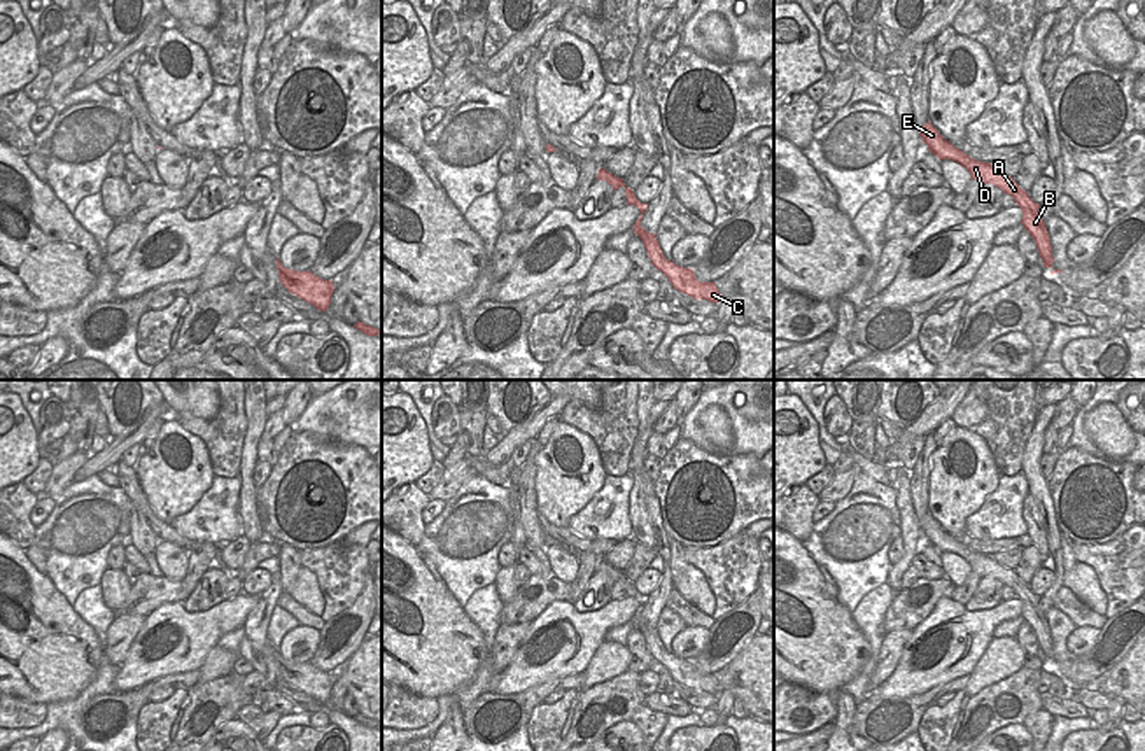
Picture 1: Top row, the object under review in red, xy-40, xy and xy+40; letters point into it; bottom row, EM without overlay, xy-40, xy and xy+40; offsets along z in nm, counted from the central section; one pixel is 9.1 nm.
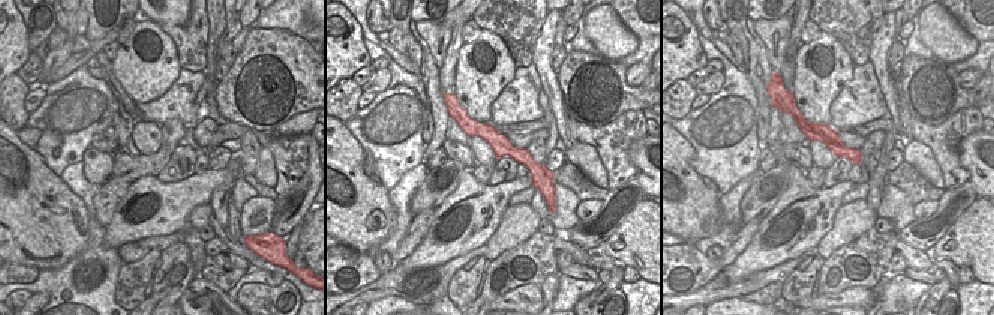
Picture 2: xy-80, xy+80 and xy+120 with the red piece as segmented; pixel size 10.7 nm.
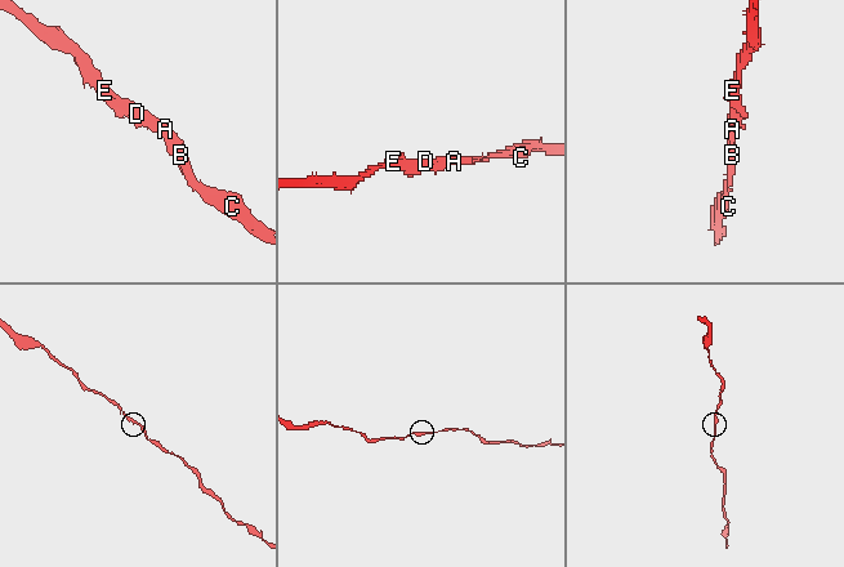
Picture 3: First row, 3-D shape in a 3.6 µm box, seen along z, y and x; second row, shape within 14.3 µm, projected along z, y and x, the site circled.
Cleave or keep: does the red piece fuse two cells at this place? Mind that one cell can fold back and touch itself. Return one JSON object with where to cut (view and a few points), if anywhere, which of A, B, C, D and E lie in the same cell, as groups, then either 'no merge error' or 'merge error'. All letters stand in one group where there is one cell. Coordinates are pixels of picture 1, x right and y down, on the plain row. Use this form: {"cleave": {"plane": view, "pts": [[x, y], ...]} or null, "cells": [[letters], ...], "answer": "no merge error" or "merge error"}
{"cleave": null, "cells": [["A", "B", "C", "D", "E"]], "answer": "no merge error"}

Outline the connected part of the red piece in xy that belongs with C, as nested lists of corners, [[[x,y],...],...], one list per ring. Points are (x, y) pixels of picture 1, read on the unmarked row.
[[[601,560],[599,565],[597,565],[597,572],[606,572],[615,583],[618,579],[623,579],[625,581],[625,588],[627,588],[627,597],[634,597],[641,602],[641,607],[639,611],[636,613],[634,616],[634,623],[636,627],[643,632],[644,635],[644,641],[648,644],[648,649],[651,651],[651,656],[662,663],[669,674],[672,676],[672,679],[683,686],[688,686],[692,688],[693,691],[706,691],[706,693],[711,693],[711,695],[720,695],[723,691],[723,688],[720,686],[718,679],[714,674],[699,674],[693,662],[692,660],[683,660],[683,658],[678,658],[674,656],[672,653],[667,653],[662,641],[660,641],[660,635],[657,632],[657,627],[653,625],[648,625],[643,618],[641,618],[641,611],[643,611],[643,606],[646,604],[648,597],[646,595],[641,595],[634,583],[630,579],[625,578],[623,571],[618,571],[615,569],[613,565],[609,565],[608,562]]]

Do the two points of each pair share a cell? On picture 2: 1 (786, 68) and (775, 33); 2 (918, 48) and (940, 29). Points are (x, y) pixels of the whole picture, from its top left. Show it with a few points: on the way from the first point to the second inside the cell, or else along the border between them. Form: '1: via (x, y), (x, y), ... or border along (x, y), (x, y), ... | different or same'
1: via (777, 59), (775, 42) | same
2: border along (918, 15), (919, 41), (933, 56) | different

